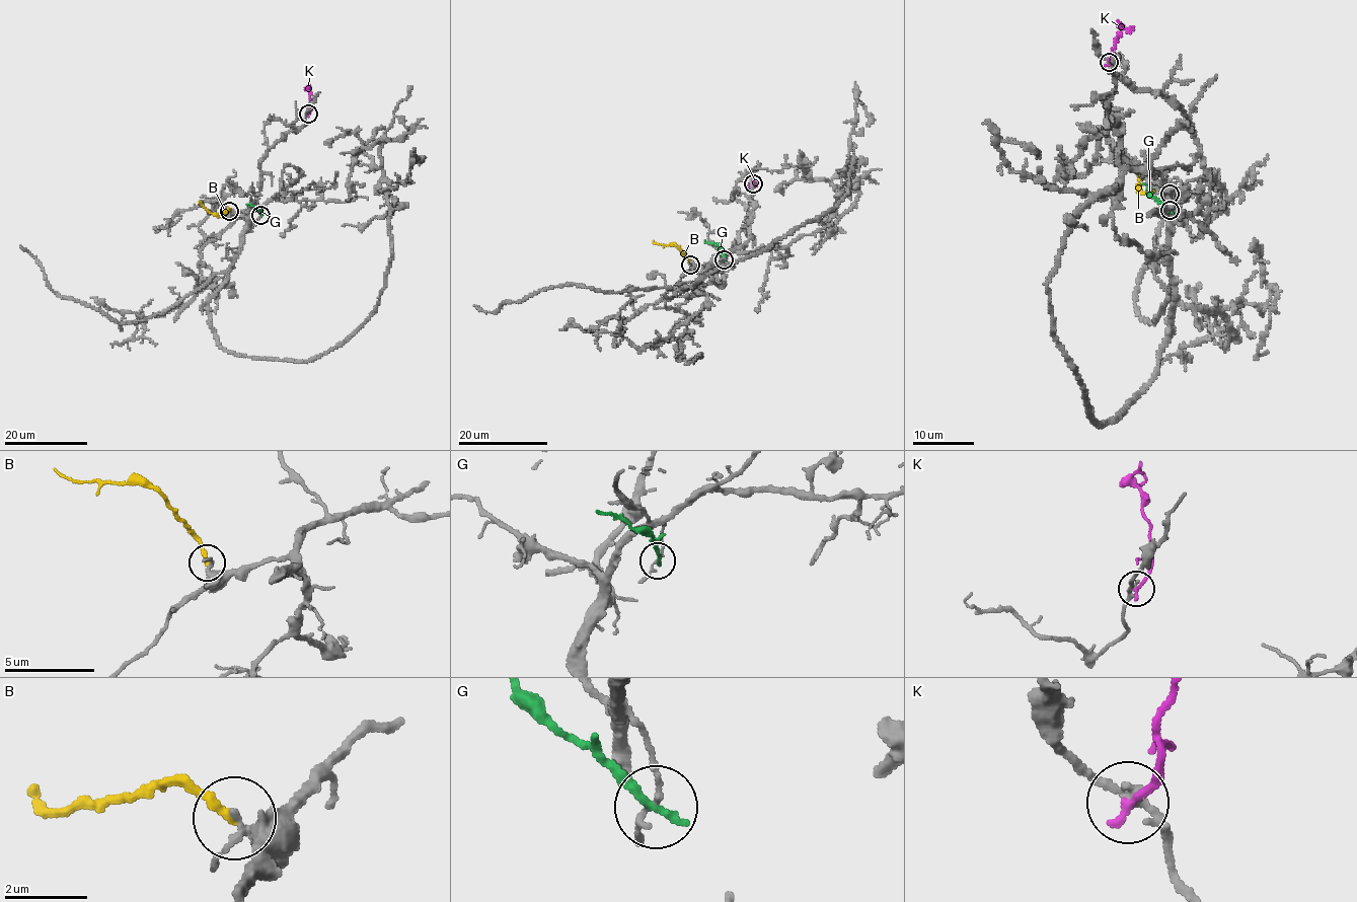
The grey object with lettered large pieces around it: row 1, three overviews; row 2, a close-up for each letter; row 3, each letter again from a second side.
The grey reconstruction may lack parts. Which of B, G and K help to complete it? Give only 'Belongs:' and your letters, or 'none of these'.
Belongs: none of these

